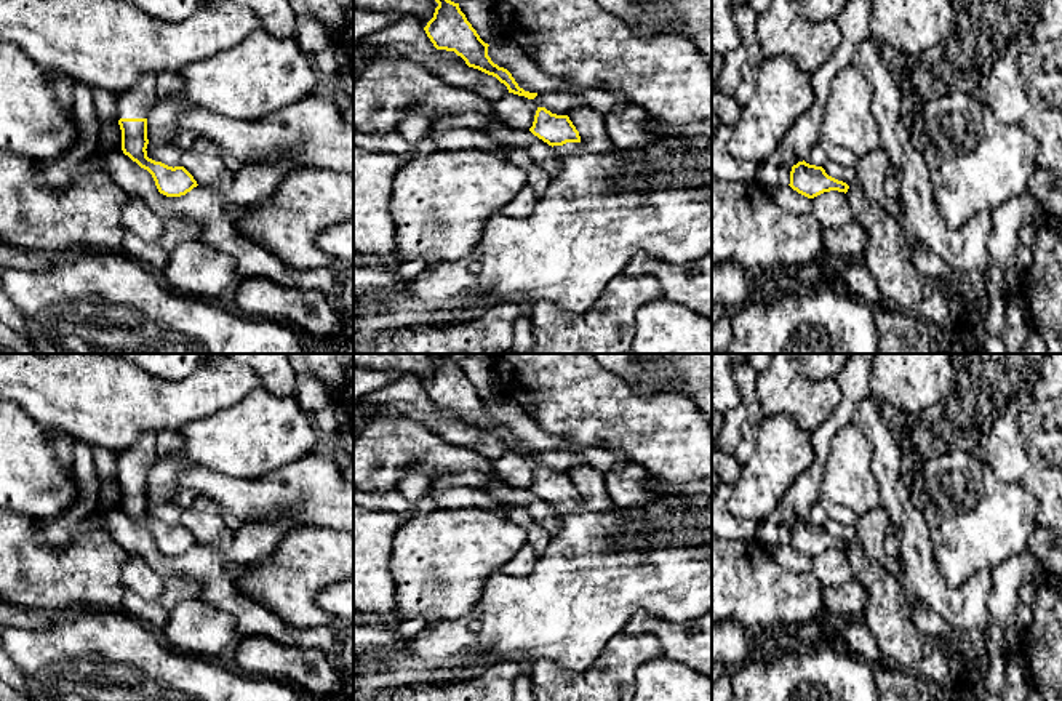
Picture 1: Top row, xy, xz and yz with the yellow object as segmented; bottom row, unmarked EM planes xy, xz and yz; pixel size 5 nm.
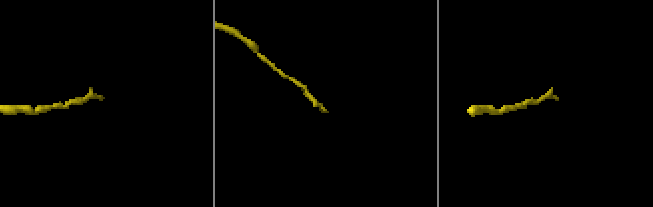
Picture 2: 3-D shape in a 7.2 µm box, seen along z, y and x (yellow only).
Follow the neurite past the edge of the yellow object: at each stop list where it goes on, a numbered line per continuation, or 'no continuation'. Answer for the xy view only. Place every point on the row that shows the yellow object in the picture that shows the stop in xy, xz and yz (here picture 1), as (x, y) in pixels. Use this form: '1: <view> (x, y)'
1: xy (135, 103)

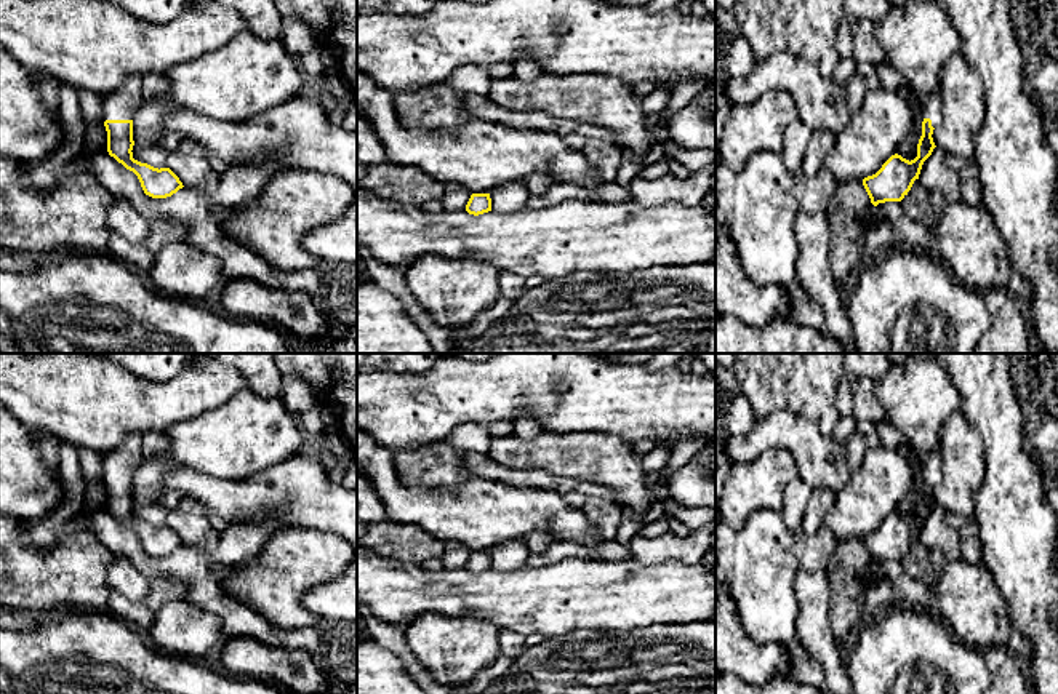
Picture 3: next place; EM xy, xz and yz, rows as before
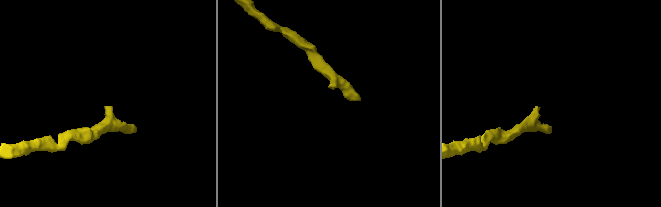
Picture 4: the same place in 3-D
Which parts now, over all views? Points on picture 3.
1: xy (120, 104)

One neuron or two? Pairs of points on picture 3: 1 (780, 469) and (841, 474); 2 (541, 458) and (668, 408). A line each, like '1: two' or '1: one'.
1: two
2: two

